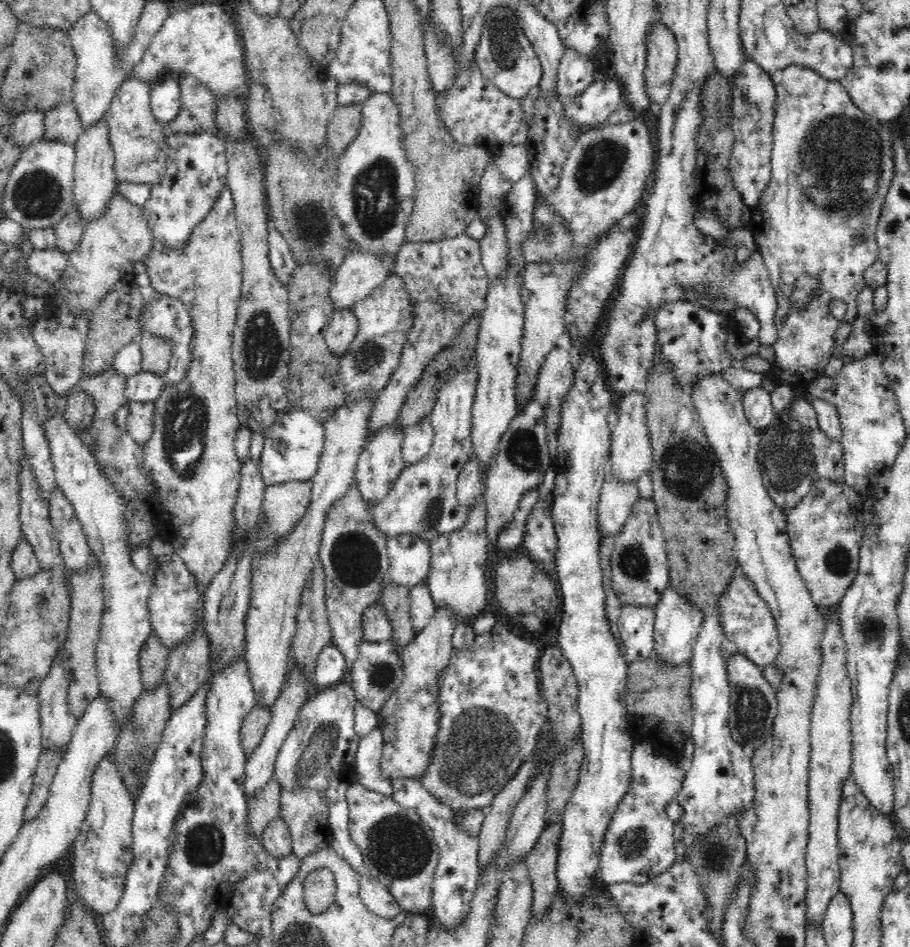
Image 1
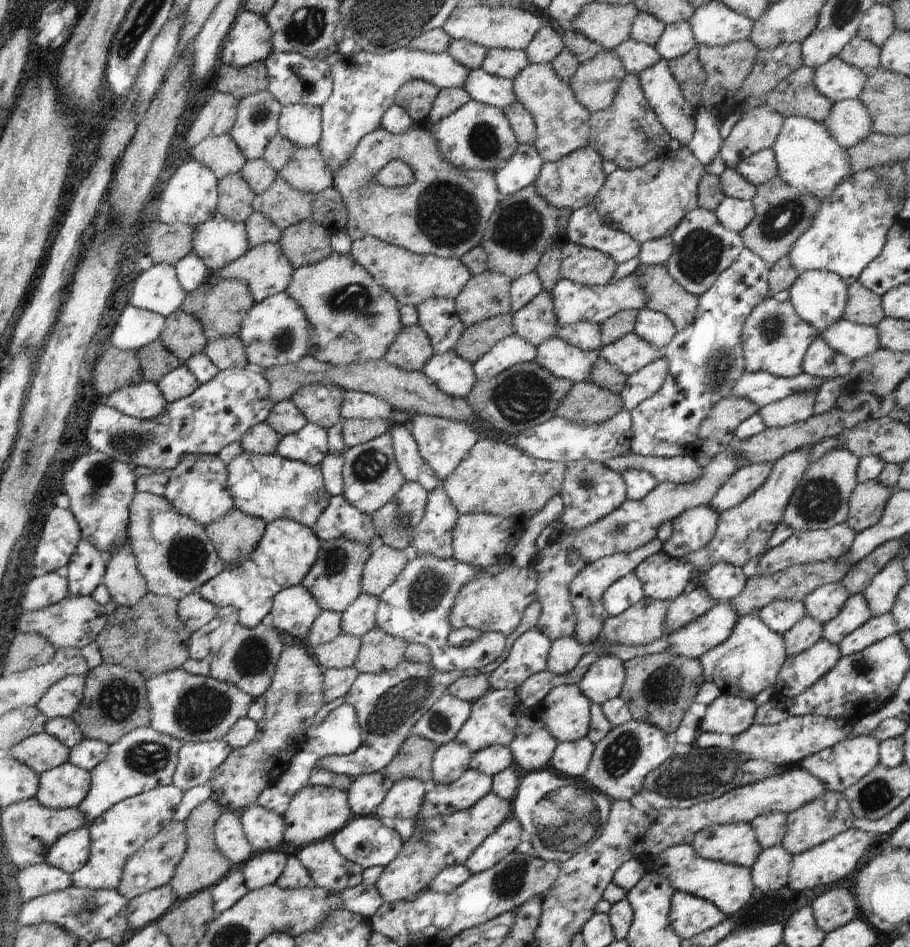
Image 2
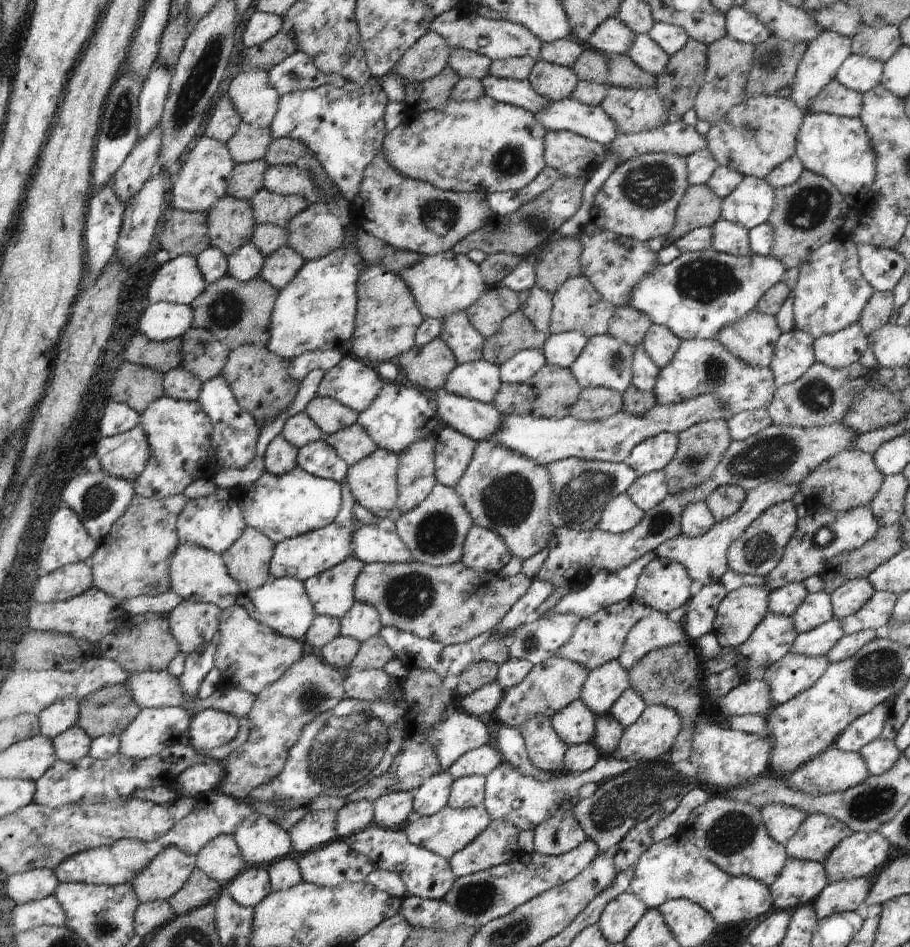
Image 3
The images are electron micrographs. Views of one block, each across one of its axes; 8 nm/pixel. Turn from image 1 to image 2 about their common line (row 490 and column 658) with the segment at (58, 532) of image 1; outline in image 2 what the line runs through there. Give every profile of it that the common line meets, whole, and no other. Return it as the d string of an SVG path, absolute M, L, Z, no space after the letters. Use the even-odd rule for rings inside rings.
M633 39L622 42L620 46L614 48L613 52L618 56L618 60L620 60L625 72L634 75L640 74L642 70L654 66L658 60L661 60L656 48L636 42Z

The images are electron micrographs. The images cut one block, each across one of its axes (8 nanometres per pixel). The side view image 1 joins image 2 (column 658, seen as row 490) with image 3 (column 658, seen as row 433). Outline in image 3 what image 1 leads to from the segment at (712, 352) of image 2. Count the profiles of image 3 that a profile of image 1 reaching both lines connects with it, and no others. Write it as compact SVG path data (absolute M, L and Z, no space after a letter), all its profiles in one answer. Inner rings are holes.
M657 434L637 444L630 452L628 458L623 460L623 463L641 475L662 471L674 458L678 443L679 438L677 434Z

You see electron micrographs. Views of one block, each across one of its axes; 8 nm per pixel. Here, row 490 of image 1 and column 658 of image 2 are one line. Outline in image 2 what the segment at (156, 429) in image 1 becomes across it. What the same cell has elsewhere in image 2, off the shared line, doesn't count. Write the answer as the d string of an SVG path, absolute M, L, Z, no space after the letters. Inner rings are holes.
M682 146L678 150L668 148L665 154L640 168L623 170L618 167L615 172L608 174L591 205L604 224L628 234L640 245L672 237L684 216L698 207L698 190L704 174L705 167L688 147Z

